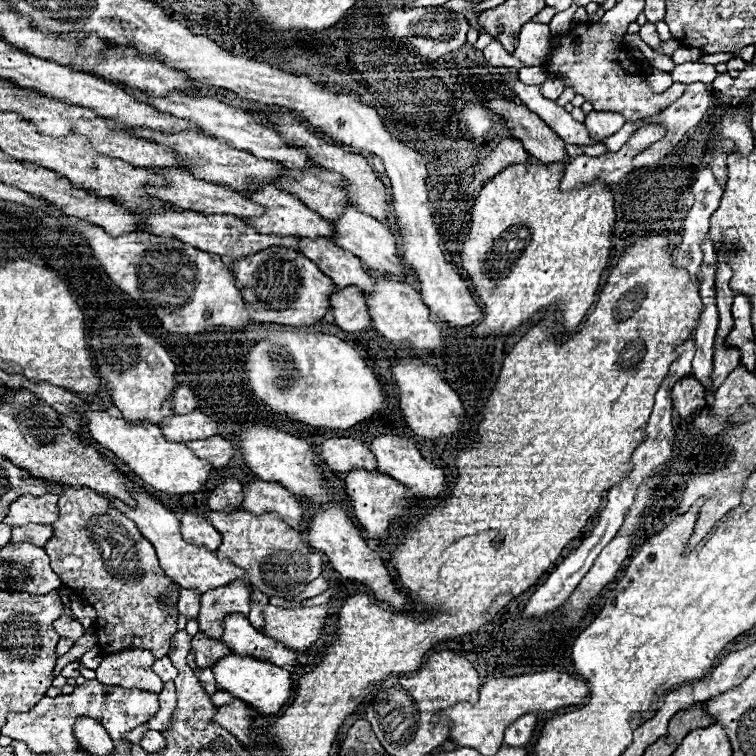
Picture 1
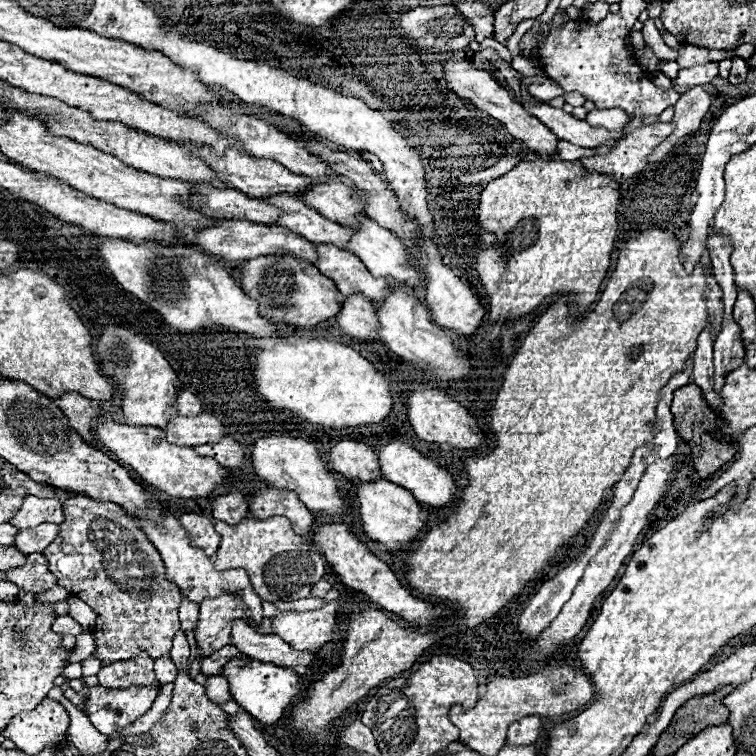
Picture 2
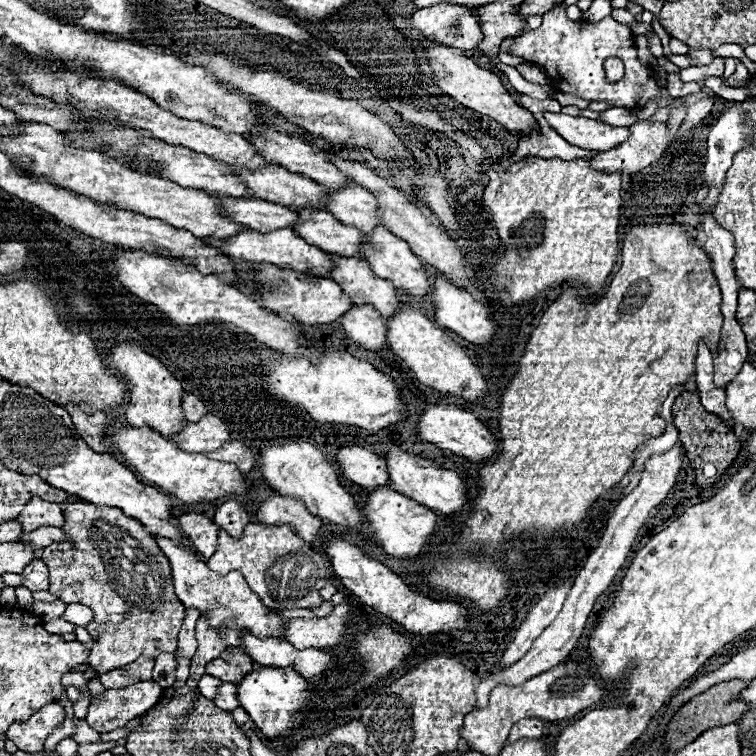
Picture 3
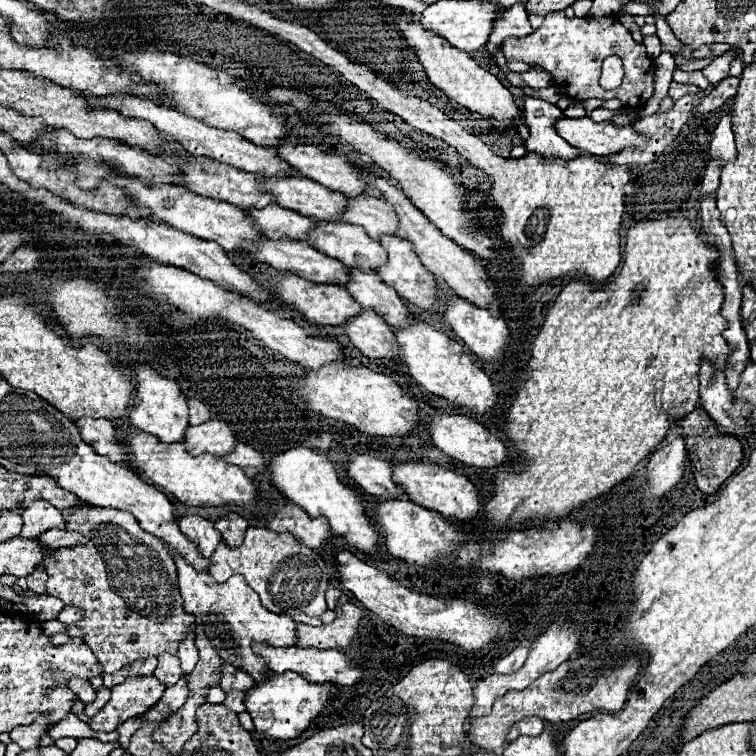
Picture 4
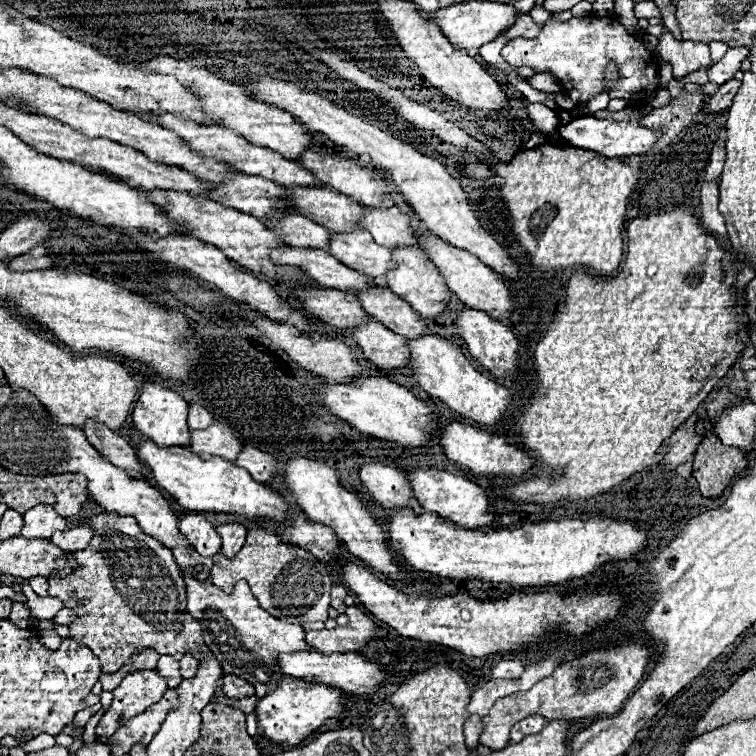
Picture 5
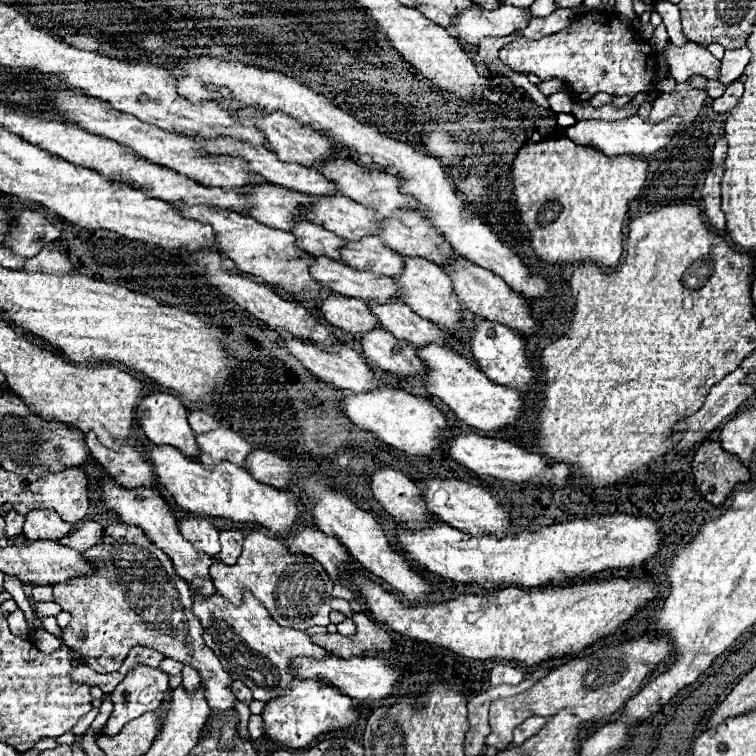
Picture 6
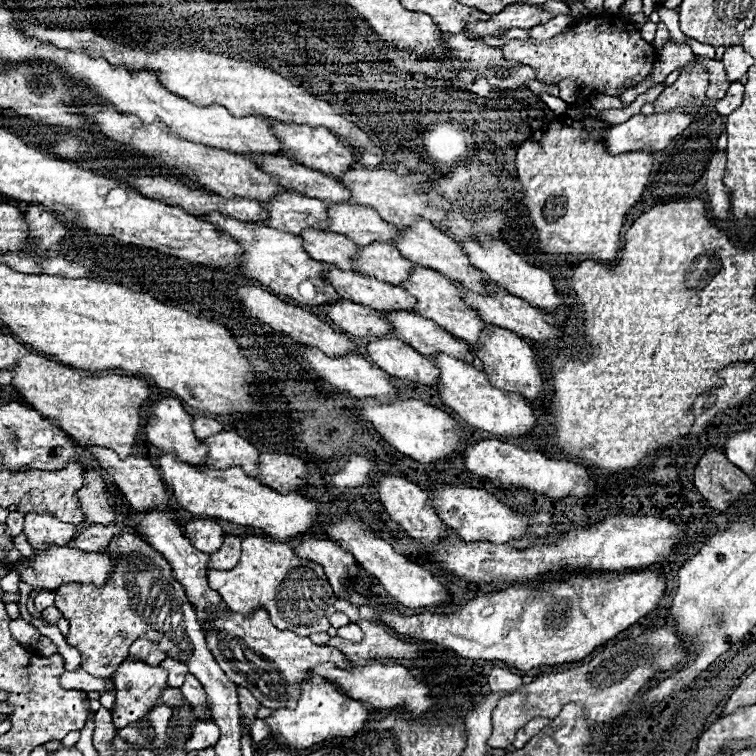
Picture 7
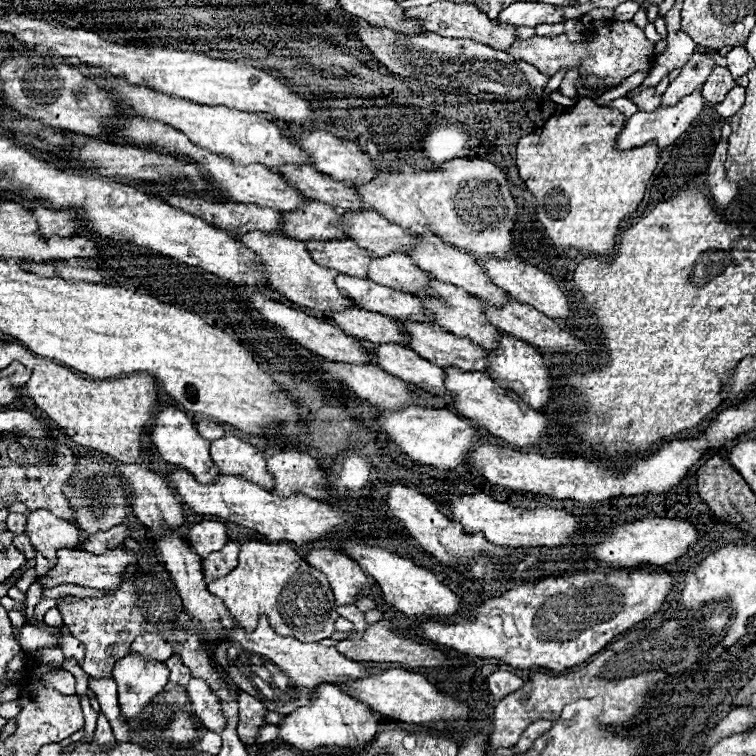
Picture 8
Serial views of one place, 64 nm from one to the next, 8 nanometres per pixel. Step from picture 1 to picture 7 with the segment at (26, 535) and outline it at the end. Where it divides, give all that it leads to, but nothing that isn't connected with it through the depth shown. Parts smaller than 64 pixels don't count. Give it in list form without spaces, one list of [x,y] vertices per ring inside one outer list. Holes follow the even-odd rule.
[[[88,526],[82,534],[78,534],[76,538],[72,538],[68,542],[70,548],[80,548],[82,552],[100,552],[102,548],[106,548],[108,540],[112,540],[112,536],[116,536],[116,532],[120,532],[118,526]]]

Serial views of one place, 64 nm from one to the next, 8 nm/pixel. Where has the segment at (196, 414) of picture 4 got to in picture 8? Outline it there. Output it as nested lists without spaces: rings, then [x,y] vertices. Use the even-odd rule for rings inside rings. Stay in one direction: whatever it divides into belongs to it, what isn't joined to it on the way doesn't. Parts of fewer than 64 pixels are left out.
[[[200,420],[200,422],[196,422],[196,430],[206,440],[214,440],[216,436],[224,434],[224,428],[220,424],[212,422],[212,420]]]

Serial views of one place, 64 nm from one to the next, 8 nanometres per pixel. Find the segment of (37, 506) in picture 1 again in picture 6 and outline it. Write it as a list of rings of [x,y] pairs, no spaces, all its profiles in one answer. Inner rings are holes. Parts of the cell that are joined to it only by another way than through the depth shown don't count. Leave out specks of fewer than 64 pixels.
[[[32,510],[30,514],[26,514],[22,536],[28,540],[58,540],[60,536],[68,536],[68,532],[72,532],[72,526],[64,522],[54,510]]]

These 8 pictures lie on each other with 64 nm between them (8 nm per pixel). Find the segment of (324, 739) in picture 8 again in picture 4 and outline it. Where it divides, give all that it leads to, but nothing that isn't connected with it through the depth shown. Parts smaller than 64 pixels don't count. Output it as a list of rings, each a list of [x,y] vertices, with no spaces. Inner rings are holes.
[[[286,672],[264,676],[260,682],[254,682],[254,686],[246,692],[244,706],[248,714],[254,718],[256,732],[274,740],[292,740],[302,730],[306,730],[316,716],[322,714],[330,694],[332,694],[330,686],[312,684],[298,676],[296,672]]]

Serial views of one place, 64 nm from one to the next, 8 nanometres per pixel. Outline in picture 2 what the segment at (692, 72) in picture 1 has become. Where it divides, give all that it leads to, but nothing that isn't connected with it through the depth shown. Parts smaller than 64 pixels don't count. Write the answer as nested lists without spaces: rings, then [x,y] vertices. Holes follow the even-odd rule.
[[[710,62],[704,66],[680,68],[674,78],[674,84],[676,86],[702,86],[702,84],[708,84],[714,76],[718,76],[718,64]]]

